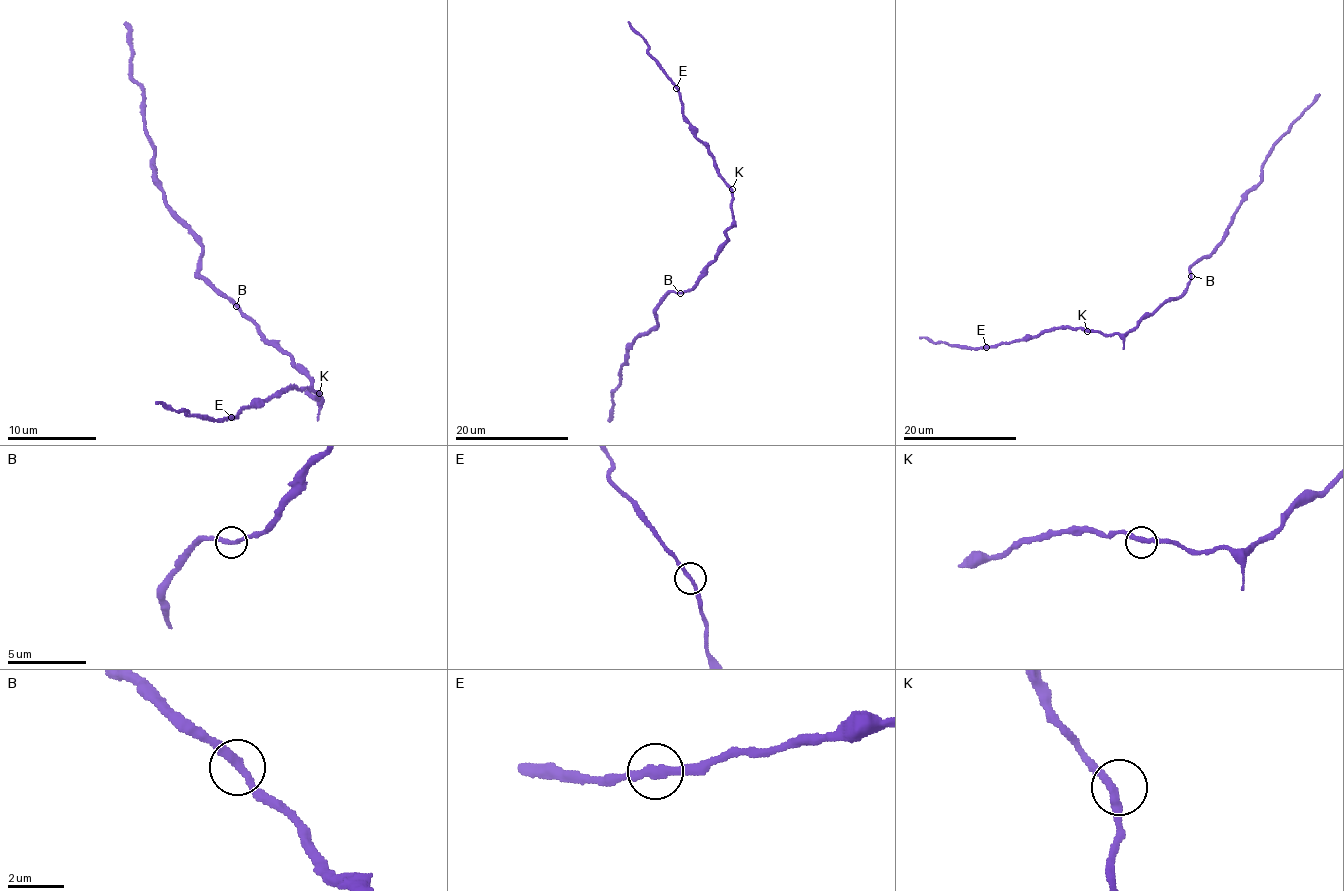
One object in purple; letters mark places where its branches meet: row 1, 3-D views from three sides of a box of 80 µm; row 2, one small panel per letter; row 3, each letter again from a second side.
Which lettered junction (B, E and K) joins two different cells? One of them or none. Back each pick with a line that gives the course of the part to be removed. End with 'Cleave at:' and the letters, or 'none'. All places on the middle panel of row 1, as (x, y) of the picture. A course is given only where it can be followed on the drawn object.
Cleave at: none

